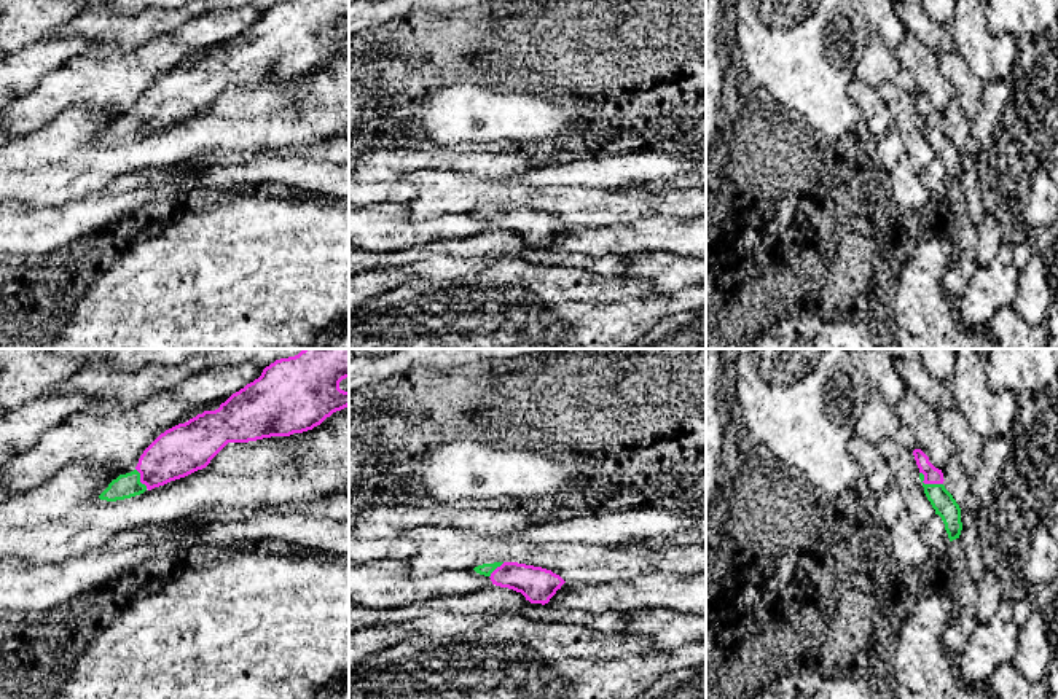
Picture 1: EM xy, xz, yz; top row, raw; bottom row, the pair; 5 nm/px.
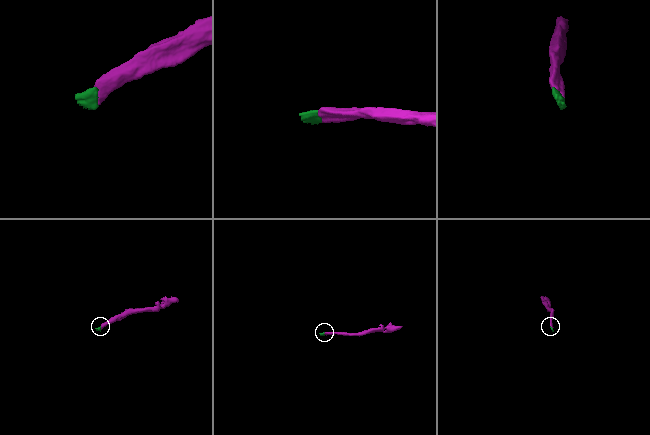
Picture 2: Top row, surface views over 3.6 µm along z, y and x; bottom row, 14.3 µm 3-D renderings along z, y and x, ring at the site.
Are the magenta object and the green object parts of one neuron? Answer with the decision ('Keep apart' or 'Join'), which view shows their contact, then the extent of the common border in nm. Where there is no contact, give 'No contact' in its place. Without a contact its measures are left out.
Join. Touches magenta in yz. Shared border 140 nm

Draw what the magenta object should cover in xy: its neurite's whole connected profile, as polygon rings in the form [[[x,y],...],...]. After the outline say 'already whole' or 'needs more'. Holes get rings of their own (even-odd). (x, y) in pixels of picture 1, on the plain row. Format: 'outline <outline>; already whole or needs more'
outline [[[288,0],[266,10],[258,22],[233,37],[215,54],[204,54],[185,67],[161,76],[140,99],[134,115],[120,118],[99,139],[116,145],[143,137],[206,111],[228,86],[249,86],[271,80],[290,80],[320,68],[333,56],[349,49],[349,35],[339,25],[349,21],[349,0]]]; needs more

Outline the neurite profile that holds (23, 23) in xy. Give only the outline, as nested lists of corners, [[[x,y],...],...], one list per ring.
[[[0,0],[0,54],[11,54],[53,38],[54,30],[72,21],[80,10],[96,8],[69,0]]]

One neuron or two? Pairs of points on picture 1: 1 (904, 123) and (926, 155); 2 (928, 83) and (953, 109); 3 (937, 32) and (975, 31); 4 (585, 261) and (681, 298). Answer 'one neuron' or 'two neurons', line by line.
1: one neuron
2: two neurons
3: two neurons
4: two neurons

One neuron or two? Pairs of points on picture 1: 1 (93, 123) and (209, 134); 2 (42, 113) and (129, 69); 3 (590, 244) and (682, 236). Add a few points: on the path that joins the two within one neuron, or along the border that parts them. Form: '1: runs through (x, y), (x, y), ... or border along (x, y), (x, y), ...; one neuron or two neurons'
1: runs through (109, 153), (142, 153), (176, 144); one neuron
2: runs through (64, 91), (85, 80), (107, 78); one neuron
3: runs through (612, 239), (660, 236); one neuron

